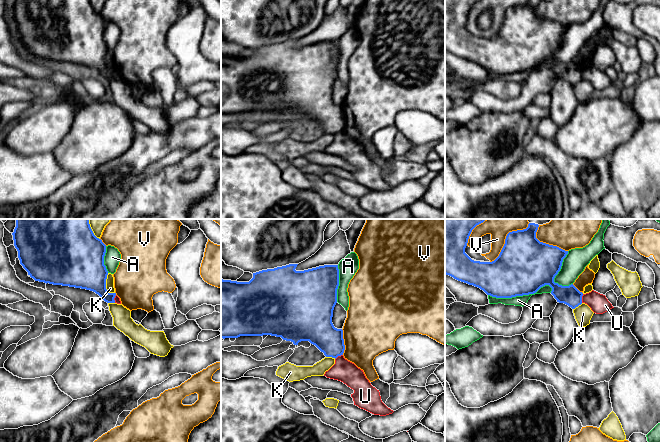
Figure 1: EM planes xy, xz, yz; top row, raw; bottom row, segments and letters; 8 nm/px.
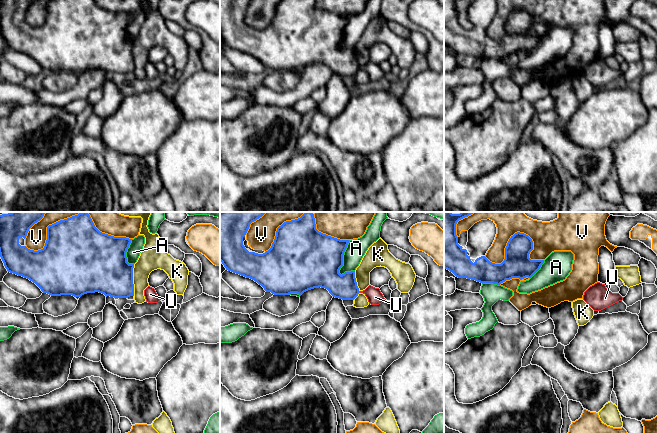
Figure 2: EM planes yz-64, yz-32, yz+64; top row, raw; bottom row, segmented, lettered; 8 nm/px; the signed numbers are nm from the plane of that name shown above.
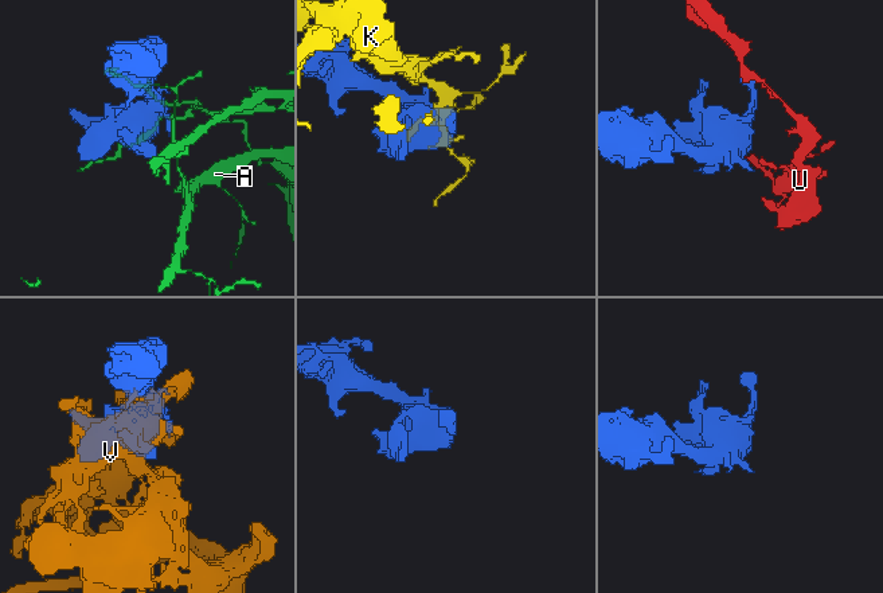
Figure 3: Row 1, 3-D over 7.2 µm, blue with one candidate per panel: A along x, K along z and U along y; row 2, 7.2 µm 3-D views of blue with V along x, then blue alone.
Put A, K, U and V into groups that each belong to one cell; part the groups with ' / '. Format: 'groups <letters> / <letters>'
groups A / K / U / V

